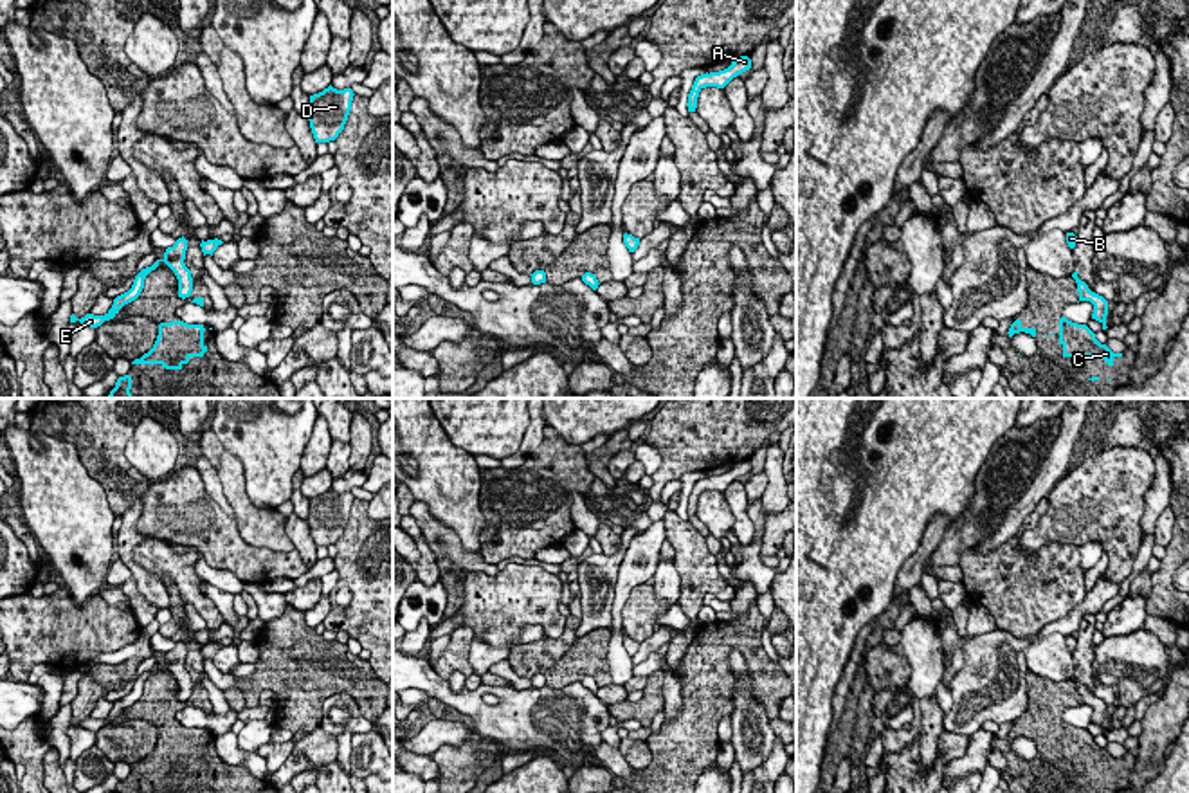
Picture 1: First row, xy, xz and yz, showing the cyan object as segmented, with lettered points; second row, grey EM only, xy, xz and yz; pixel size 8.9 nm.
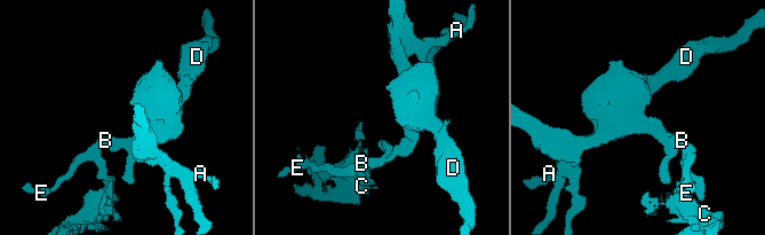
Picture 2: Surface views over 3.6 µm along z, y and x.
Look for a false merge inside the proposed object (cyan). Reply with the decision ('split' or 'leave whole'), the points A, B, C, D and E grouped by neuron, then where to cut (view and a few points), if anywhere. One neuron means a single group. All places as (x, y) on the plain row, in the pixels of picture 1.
split; groups A B D E / C; cut yz (1080, 696), (1085, 703)

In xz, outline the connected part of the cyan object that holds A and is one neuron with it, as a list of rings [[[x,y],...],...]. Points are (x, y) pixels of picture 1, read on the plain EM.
[[[740,460],[735,465],[731,465],[731,469],[724,474],[710,476],[710,478],[706,476],[697,479],[688,497],[688,506],[686,506],[688,515],[695,515],[697,501],[703,492],[706,490],[724,492],[733,481],[737,481],[739,478],[749,472],[751,472],[751,463],[748,460]]]

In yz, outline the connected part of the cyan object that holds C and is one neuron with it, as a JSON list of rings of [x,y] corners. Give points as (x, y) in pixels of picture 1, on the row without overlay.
[[[1065,719],[1059,723],[1059,748],[1063,761],[1103,761],[1108,770],[1113,770],[1115,761],[1122,761],[1101,748],[1086,728],[1072,726]]]

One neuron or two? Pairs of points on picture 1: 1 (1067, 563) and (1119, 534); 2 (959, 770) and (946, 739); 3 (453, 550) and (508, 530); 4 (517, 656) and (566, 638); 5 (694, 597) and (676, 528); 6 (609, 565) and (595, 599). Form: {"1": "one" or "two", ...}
{"1": "two", "2": "two", "3": "two", "4": "one", "5": "one", "6": "one"}

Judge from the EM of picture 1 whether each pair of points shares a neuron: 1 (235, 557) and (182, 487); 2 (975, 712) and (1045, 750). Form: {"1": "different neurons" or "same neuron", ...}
{"1": "same neuron", "2": "different neurons"}

